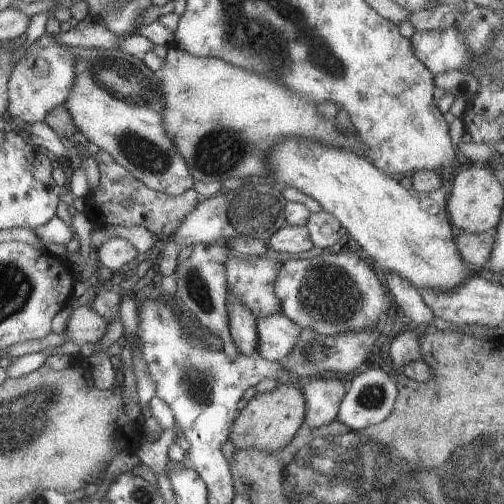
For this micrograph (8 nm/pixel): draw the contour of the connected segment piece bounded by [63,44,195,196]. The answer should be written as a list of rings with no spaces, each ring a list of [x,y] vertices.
[[[67,46],[76,58],[76,80],[64,102],[80,132],[98,148],[108,152],[128,172],[155,191],[170,196],[184,194],[195,180],[162,126],[162,71],[154,72],[141,58],[124,50]]]

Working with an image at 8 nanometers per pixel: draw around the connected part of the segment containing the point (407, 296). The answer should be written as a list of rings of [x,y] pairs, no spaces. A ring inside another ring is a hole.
[[[385,274],[388,280],[386,288],[390,291],[396,306],[401,312],[410,318],[414,326],[421,324],[430,325],[435,315],[432,310],[424,303],[421,292],[412,287],[407,279],[401,278],[398,274]]]

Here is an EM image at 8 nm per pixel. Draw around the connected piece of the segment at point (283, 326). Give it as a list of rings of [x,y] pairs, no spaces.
[[[283,313],[257,322],[259,350],[257,354],[268,361],[280,361],[293,352],[303,329]]]

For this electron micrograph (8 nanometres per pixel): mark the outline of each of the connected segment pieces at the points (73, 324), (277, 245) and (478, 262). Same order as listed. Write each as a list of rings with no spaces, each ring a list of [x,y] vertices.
[[[90,306],[75,308],[65,331],[68,331],[70,341],[79,346],[95,344],[100,341],[108,328],[105,318],[97,314]]]
[[[285,225],[273,236],[270,236],[265,244],[269,251],[274,253],[300,254],[314,248],[308,230],[297,225]]]
[[[496,229],[481,234],[461,232],[460,236],[455,239],[455,244],[468,266],[471,266],[477,272],[484,268],[491,258],[496,234]]]

